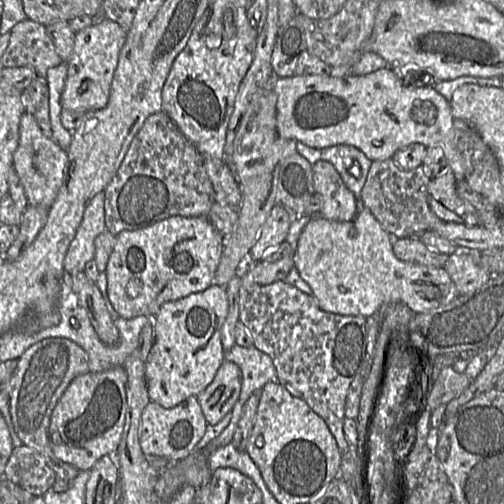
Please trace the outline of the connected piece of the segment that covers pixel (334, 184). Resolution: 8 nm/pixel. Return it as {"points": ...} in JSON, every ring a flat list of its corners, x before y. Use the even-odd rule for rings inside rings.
{"points":[[328,161,312,165,315,194,322,199,319,215,334,221,351,221,357,214,355,195,346,187,340,174]]}

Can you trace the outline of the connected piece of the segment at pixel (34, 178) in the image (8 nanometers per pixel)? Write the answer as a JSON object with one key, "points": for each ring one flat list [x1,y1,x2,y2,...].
{"points":[[24,112,19,125,19,144,13,155,13,168,24,188,28,206,50,208,66,175,68,156,54,139,42,133,34,114]]}

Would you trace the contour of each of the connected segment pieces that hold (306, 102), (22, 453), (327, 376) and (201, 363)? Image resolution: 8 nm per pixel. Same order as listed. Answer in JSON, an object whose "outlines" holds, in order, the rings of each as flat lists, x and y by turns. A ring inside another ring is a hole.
{"outlines":[[[391,67,381,68,366,75,349,74,343,77,321,75,293,75,275,81,277,95,276,129,280,137,301,142,311,148,328,148,343,144,361,150,371,161,391,159,400,149,413,143,426,147,442,146,448,166,457,181,465,180,464,159,454,146,454,117,450,102,433,86,404,85]],[[14,447,4,470,4,477,33,496,43,496,56,481,54,471,35,449]],[[238,269,237,275,241,279,239,321,248,330,252,338,252,346,272,359,277,382,292,396,305,401,324,420,341,453,348,453,350,444,343,431,348,390,357,373,364,371,367,365,371,364,372,348,366,331,367,317,345,316,322,311,313,295,309,296,284,281,259,285]],[[211,284,203,292,164,303,152,318,153,346,145,361,148,396,163,408,173,408,200,394,214,379,224,360,221,329,227,315,224,287]]]}

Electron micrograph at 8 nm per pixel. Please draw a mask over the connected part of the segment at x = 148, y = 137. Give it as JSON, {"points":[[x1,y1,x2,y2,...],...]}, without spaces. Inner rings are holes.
{"points":[[164,111,146,118,104,194,106,230,114,235,144,228,171,216,208,217,214,202,202,154]]}

